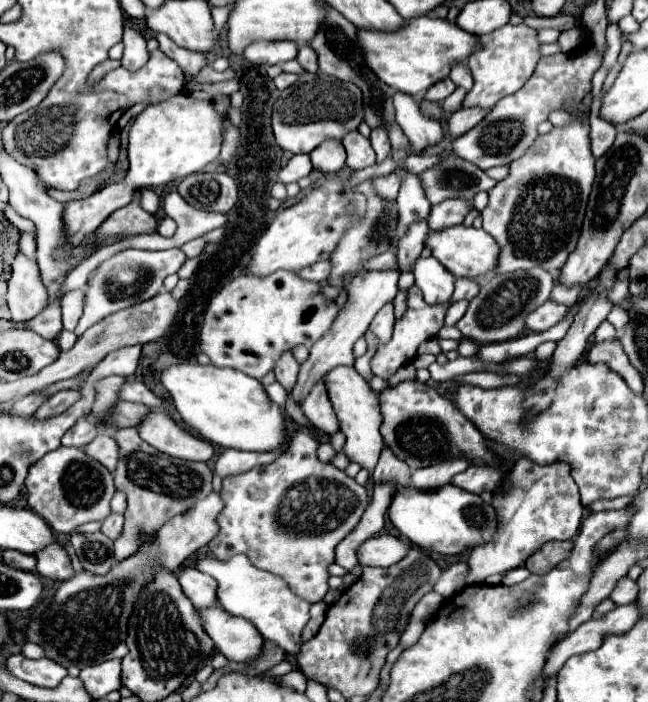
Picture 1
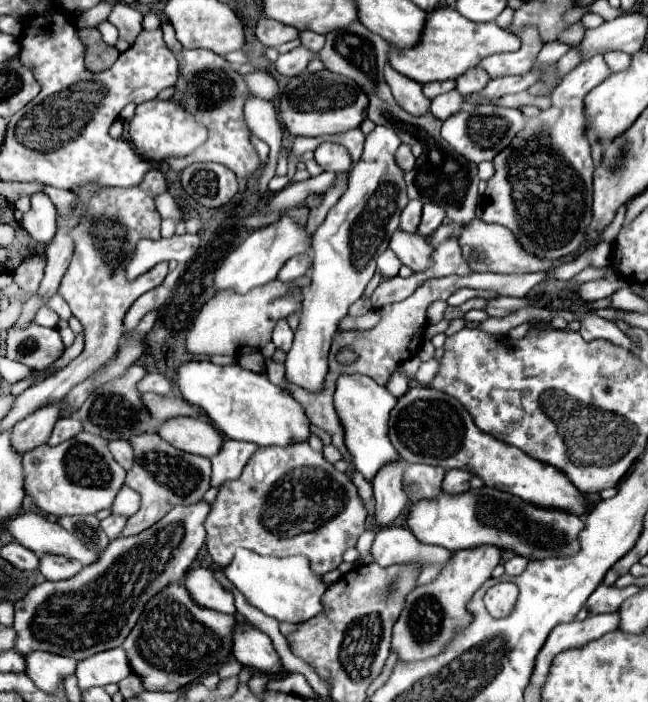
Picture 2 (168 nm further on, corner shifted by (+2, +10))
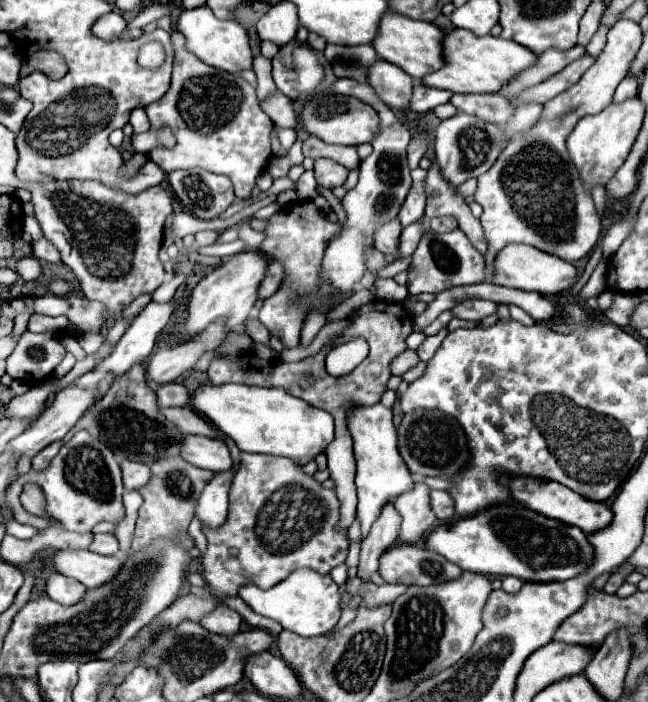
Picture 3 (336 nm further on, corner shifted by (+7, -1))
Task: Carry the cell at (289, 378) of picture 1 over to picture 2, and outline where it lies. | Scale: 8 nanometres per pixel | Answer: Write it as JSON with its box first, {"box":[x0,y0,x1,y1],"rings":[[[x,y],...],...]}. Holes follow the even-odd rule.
{"box":[272,320,294,352],"rings":[[[278,320],[278,324],[274,326],[272,342],[274,342],[280,350],[284,350],[284,352],[288,352],[288,350],[292,348],[292,342],[294,342],[294,332],[290,330],[290,326],[288,326],[288,322],[286,322],[286,320]]]}

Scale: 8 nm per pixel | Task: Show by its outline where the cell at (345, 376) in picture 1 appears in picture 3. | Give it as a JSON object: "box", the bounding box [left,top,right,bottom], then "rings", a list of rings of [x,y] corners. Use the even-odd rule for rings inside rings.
{"box":[347,403,413,539],"rings":[[[381,403],[349,407],[347,425],[353,437],[353,451],[357,461],[357,477],[355,477],[357,495],[359,495],[357,515],[361,519],[361,534],[364,539],[369,535],[371,523],[377,519],[377,513],[381,513],[381,507],[387,501],[393,501],[403,491],[411,489],[413,477],[397,451],[397,433],[395,433],[391,409],[383,407]]]}

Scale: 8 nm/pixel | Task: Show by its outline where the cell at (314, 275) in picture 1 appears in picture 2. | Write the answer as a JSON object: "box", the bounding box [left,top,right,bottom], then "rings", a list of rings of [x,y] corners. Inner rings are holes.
{"box":[276,254,312,282],"rings":[[[306,254],[292,256],[292,258],[282,266],[282,270],[278,272],[276,278],[282,280],[282,282],[290,282],[290,280],[294,280],[294,278],[304,276],[304,272],[306,272],[310,266],[312,266],[310,256],[306,256]]]}

